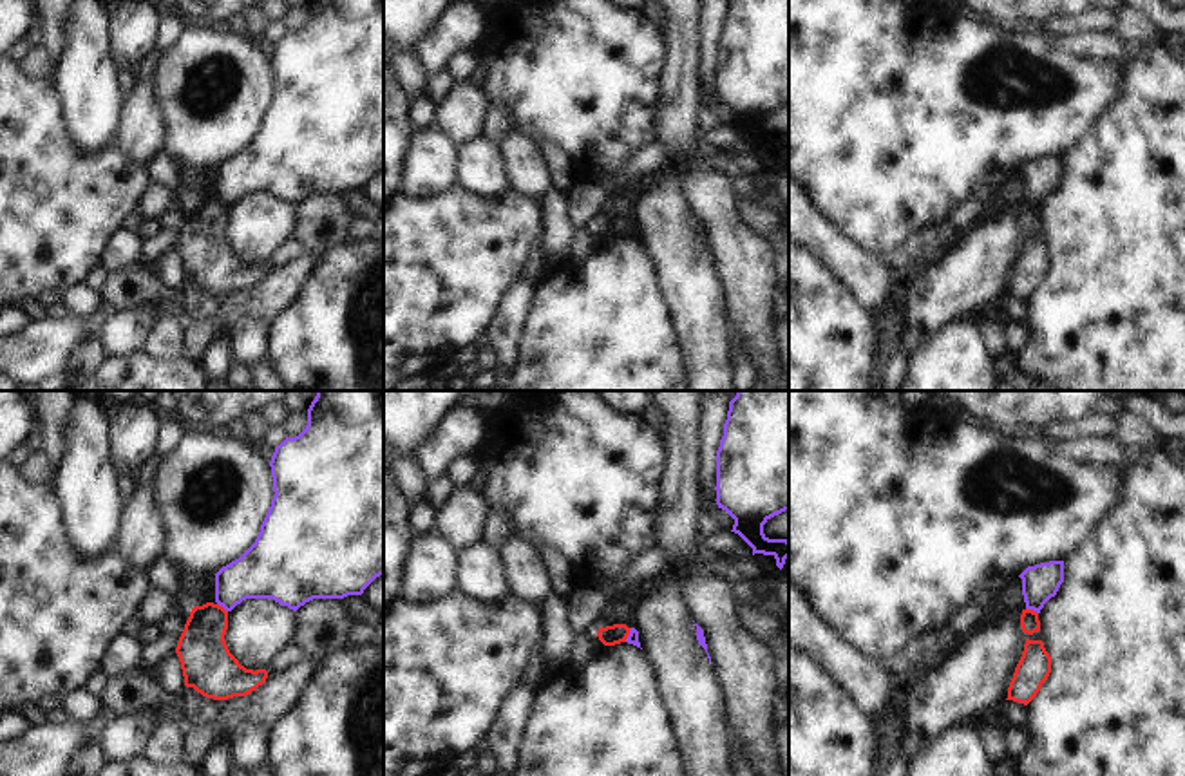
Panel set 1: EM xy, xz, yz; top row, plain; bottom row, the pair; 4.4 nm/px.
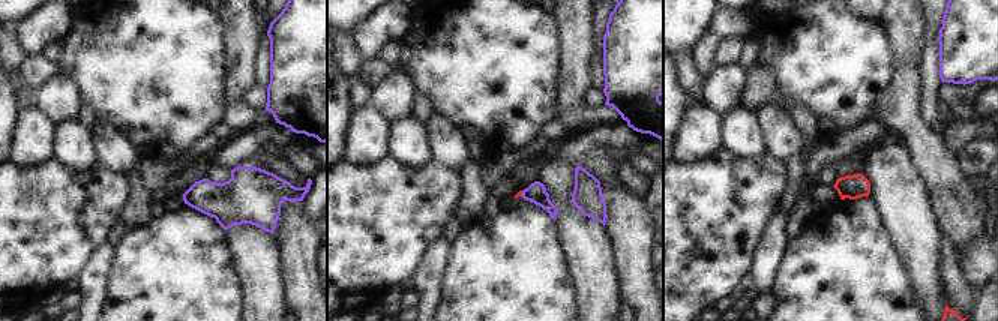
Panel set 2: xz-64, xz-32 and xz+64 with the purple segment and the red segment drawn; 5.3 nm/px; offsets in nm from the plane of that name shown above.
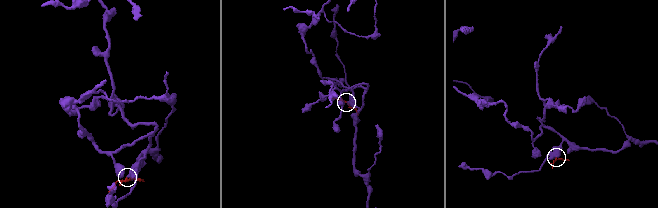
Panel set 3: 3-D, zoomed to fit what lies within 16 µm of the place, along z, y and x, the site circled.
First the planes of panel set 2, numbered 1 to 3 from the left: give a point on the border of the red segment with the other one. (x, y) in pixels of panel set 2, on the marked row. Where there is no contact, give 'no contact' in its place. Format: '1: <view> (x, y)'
1: no contact
2: xz-32 (523, 194)
3: no contact

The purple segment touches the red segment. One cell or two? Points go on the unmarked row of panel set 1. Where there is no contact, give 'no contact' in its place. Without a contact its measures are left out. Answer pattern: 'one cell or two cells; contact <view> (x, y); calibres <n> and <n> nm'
two cells; contact yz (1032, 203); calibres 160 and 90 nm

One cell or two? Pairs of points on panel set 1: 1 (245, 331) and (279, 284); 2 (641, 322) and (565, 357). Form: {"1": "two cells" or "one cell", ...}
{"1": "two cells", "2": "one cell"}

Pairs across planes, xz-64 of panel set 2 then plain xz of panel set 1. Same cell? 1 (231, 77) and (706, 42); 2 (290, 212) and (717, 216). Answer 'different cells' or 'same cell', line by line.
1: different cells
2: same cell

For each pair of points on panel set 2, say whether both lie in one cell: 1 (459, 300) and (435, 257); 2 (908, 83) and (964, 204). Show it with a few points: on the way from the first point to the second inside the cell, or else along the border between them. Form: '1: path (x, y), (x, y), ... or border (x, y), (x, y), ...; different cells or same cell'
1: border (450, 243), (437, 305); different cells
2: path (908, 113), (908, 128), (928, 150), (941, 174); same cell

